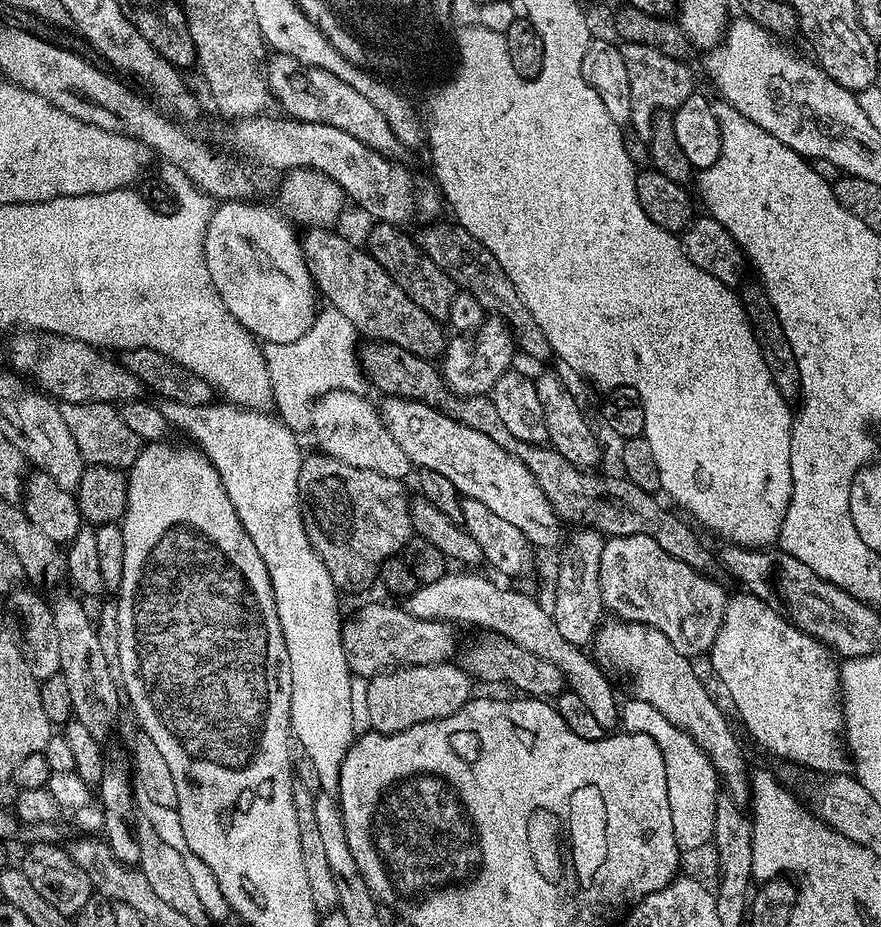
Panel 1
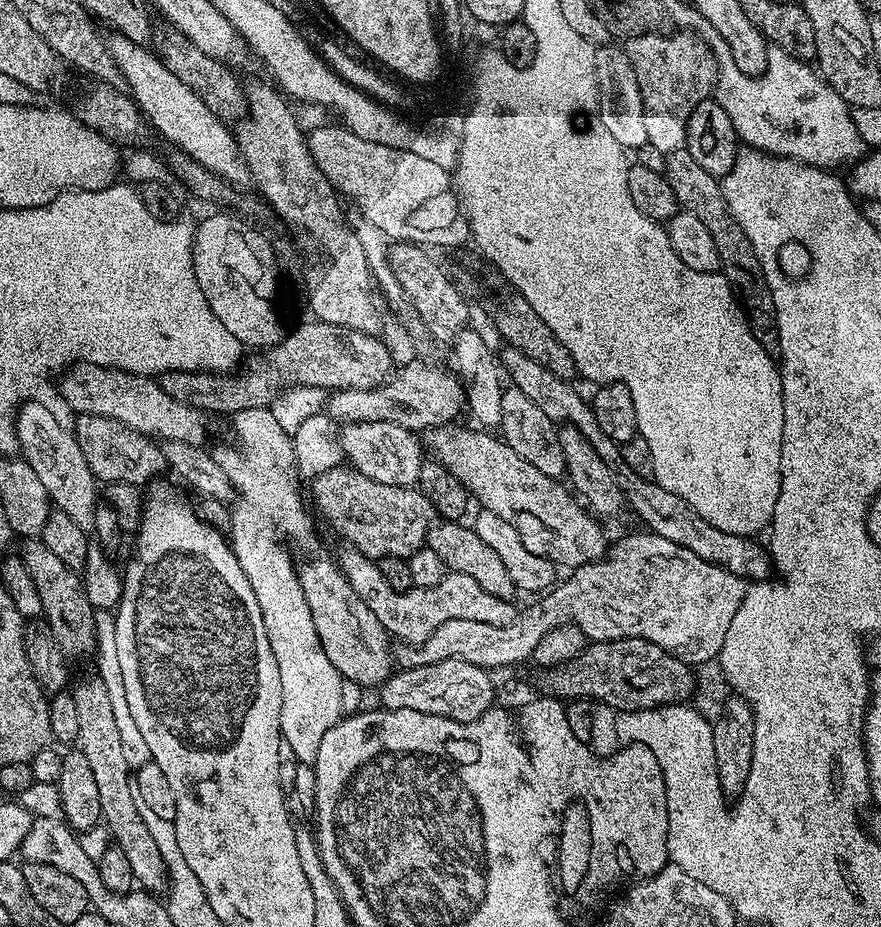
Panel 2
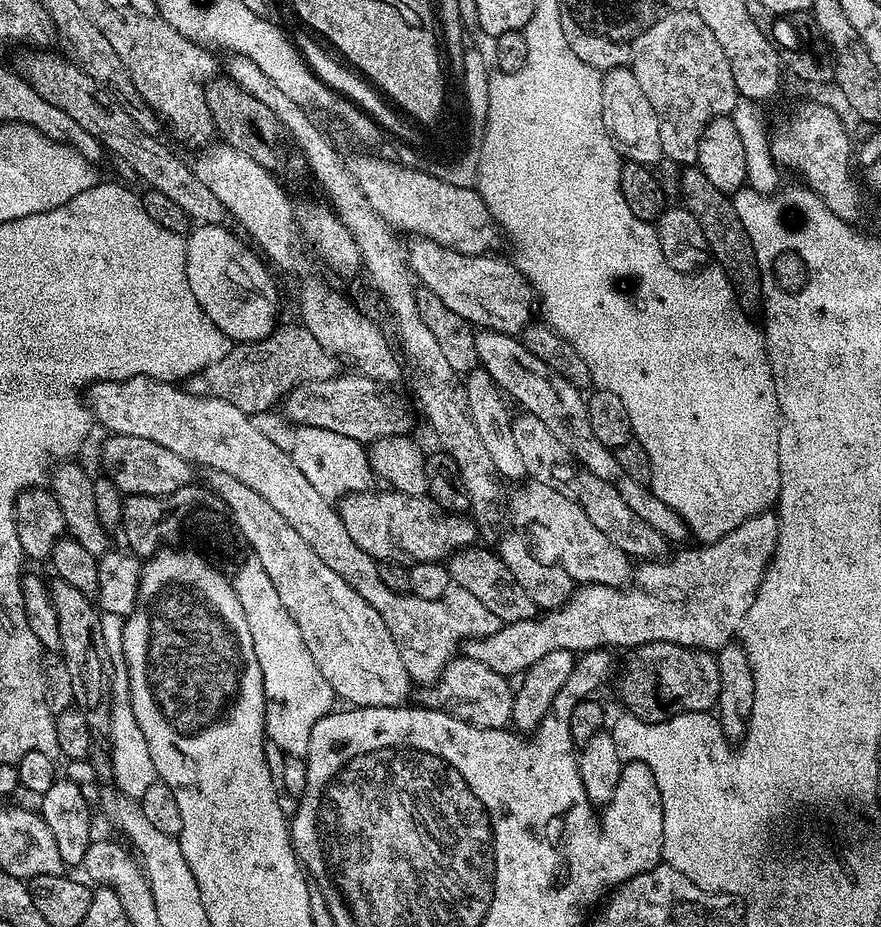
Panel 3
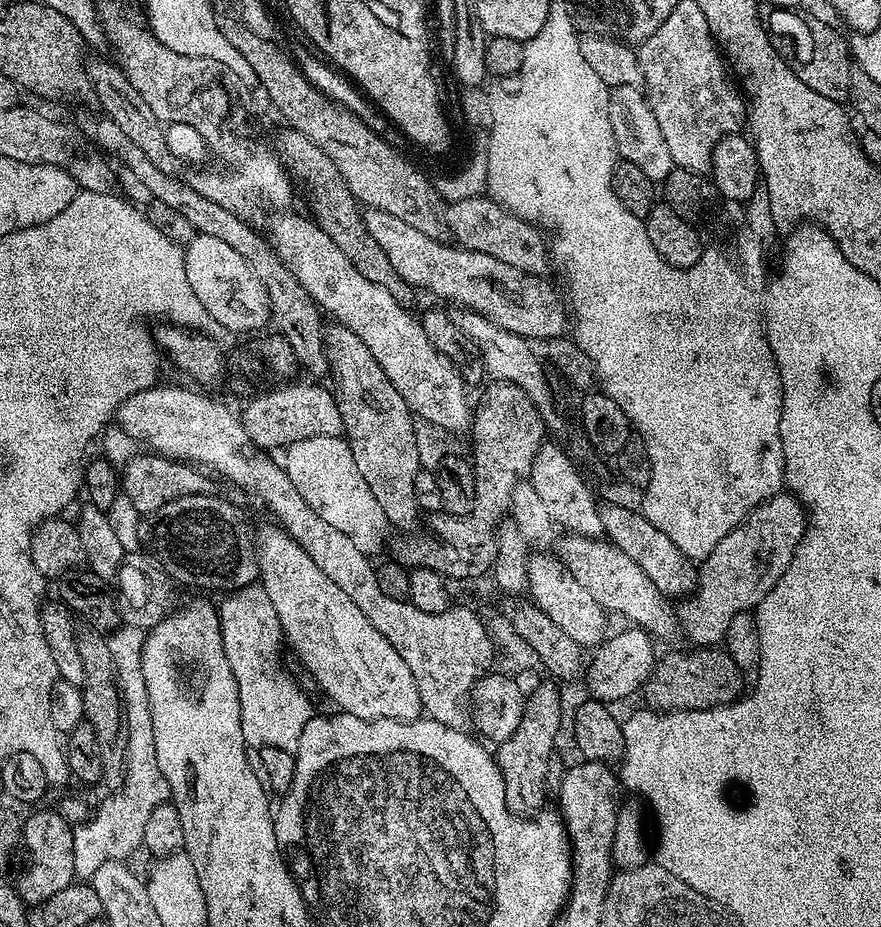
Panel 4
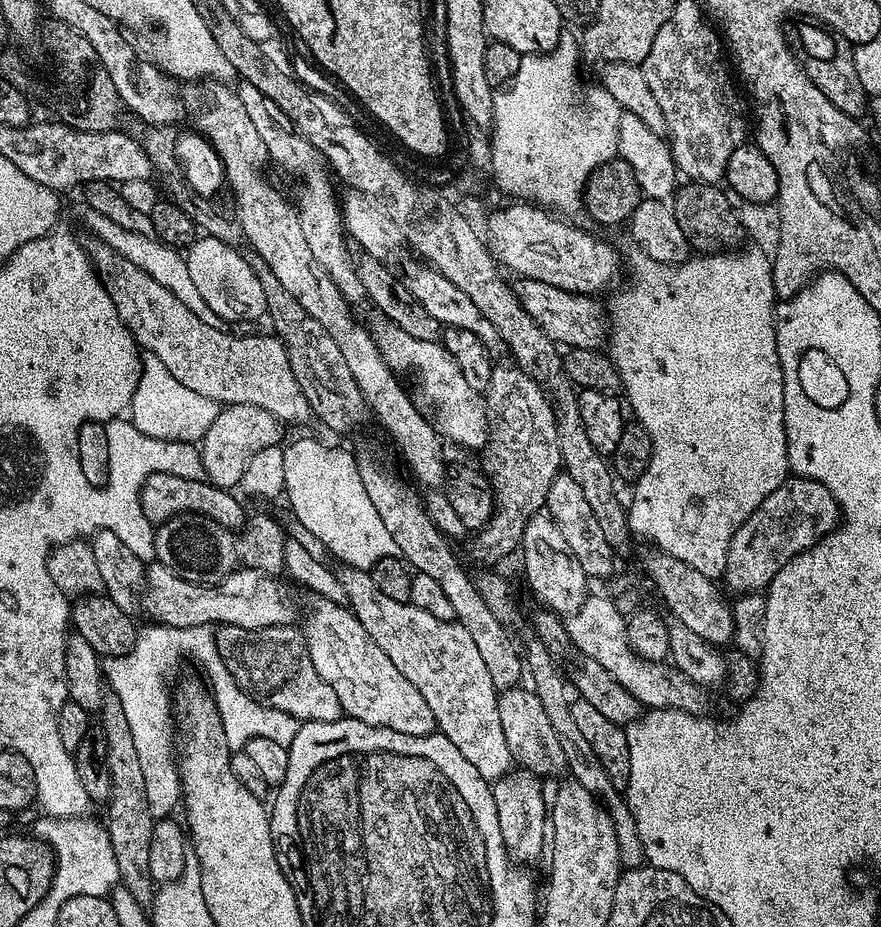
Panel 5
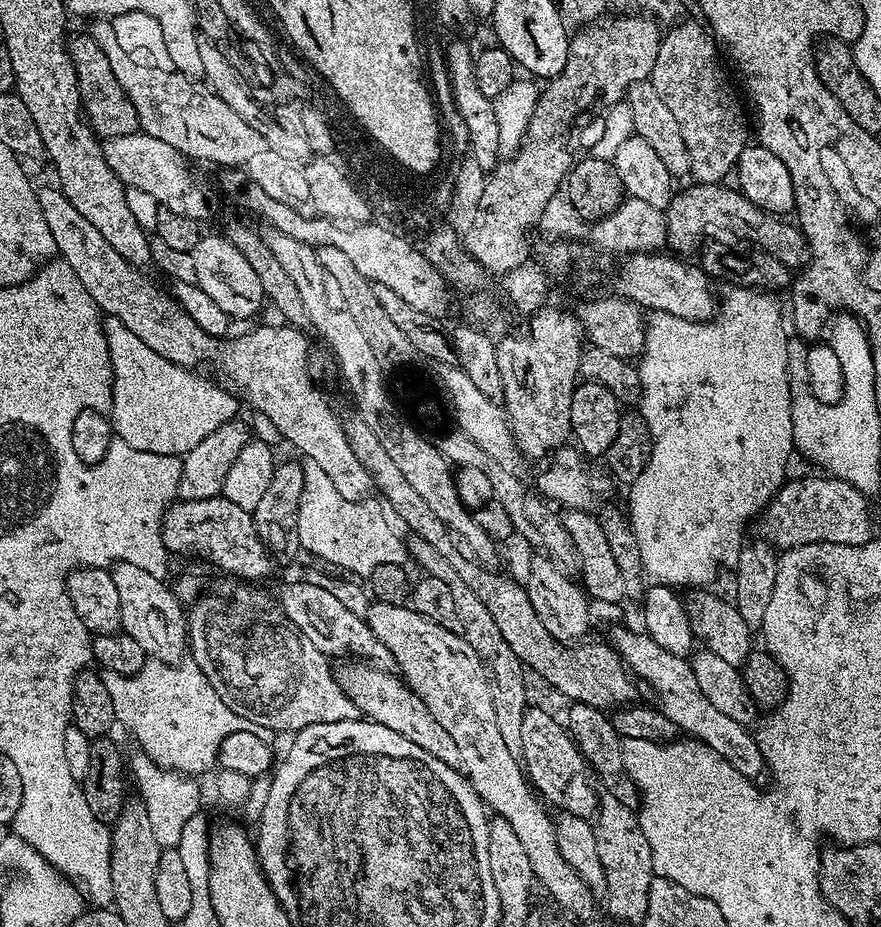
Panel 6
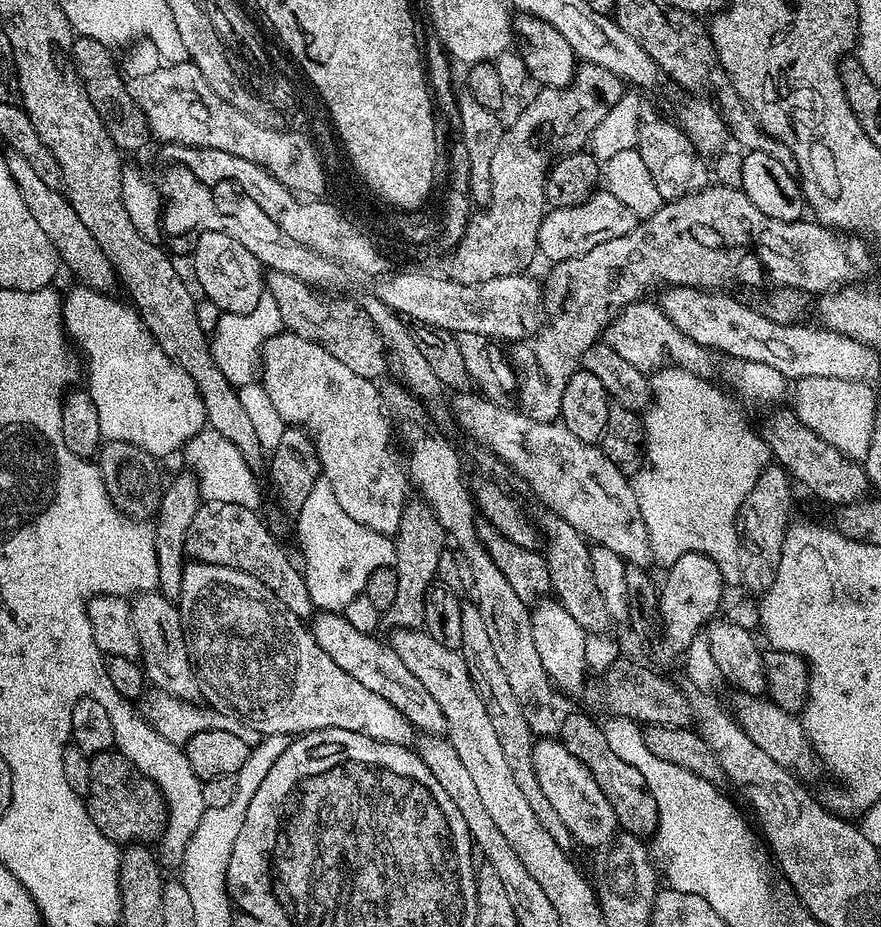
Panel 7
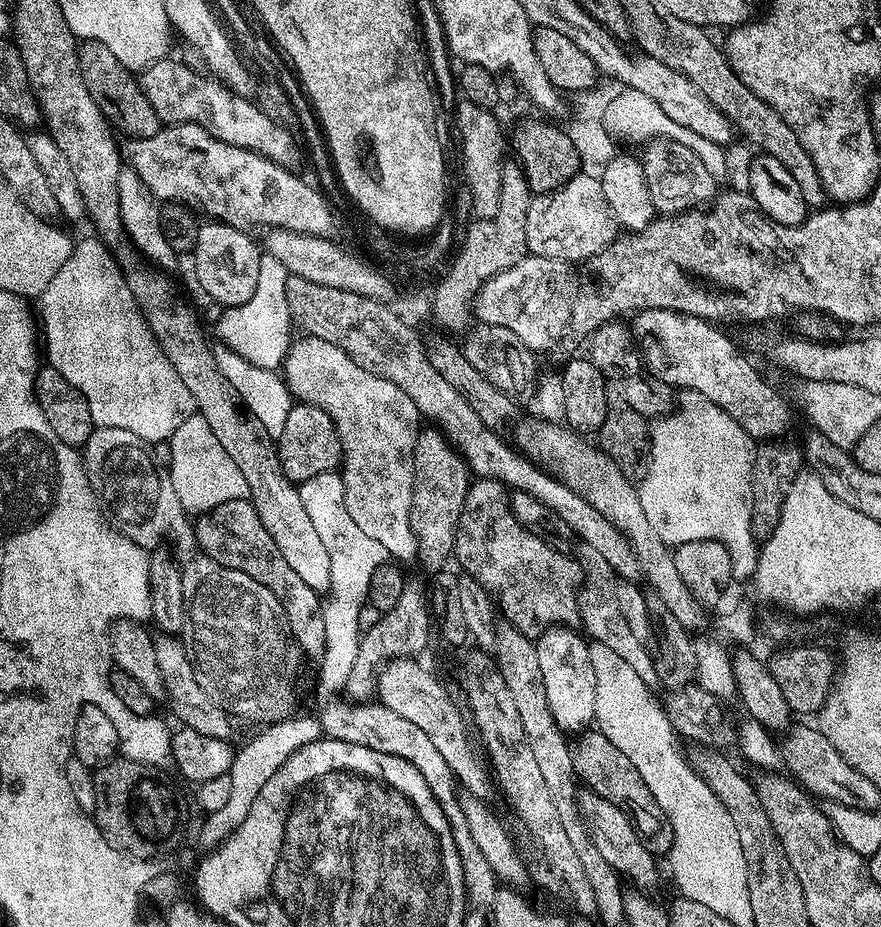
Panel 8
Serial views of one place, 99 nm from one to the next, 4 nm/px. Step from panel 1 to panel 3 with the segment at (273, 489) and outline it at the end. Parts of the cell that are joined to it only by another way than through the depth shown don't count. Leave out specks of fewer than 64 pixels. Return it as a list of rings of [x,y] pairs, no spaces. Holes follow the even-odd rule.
[[[249,555],[236,569],[234,587],[240,593],[246,622],[250,626],[250,638],[254,640],[256,657],[264,670],[267,739],[276,744],[285,756],[307,757],[314,722],[327,716],[334,708],[330,682],[326,682],[326,678],[322,678],[322,670],[314,666],[314,658],[310,658],[310,650],[306,650],[306,642],[302,642],[298,626],[285,612],[282,598],[278,598],[278,590],[274,590],[274,582],[270,582],[270,574],[266,574],[256,556]]]

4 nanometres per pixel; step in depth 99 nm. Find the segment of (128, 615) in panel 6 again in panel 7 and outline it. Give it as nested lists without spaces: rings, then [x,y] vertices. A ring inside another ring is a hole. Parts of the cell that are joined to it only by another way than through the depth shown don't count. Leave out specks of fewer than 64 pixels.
[[[159,590],[139,593],[131,601],[131,606],[134,634],[138,634],[140,660],[151,687],[180,700],[195,701],[198,689],[192,670],[192,659],[188,657],[188,639],[184,637],[179,607],[166,599]]]

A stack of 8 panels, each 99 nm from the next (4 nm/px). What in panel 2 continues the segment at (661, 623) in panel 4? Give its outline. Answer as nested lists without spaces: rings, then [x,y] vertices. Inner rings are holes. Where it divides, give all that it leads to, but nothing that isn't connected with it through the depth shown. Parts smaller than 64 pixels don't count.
[[[437,426],[431,429],[432,452],[431,455],[439,460],[458,482],[468,487],[469,493],[480,503],[479,507],[486,512],[498,514],[498,518],[510,522],[514,530],[522,538],[522,546],[530,550],[530,554],[538,554],[542,558],[551,560],[553,564],[564,570],[580,568],[584,564],[593,564],[596,560],[603,560],[606,556],[606,543],[604,544],[604,532],[601,521],[588,511],[587,507],[557,477],[542,474],[510,450],[503,439],[486,430],[471,432],[468,428],[452,428],[456,426]]]

